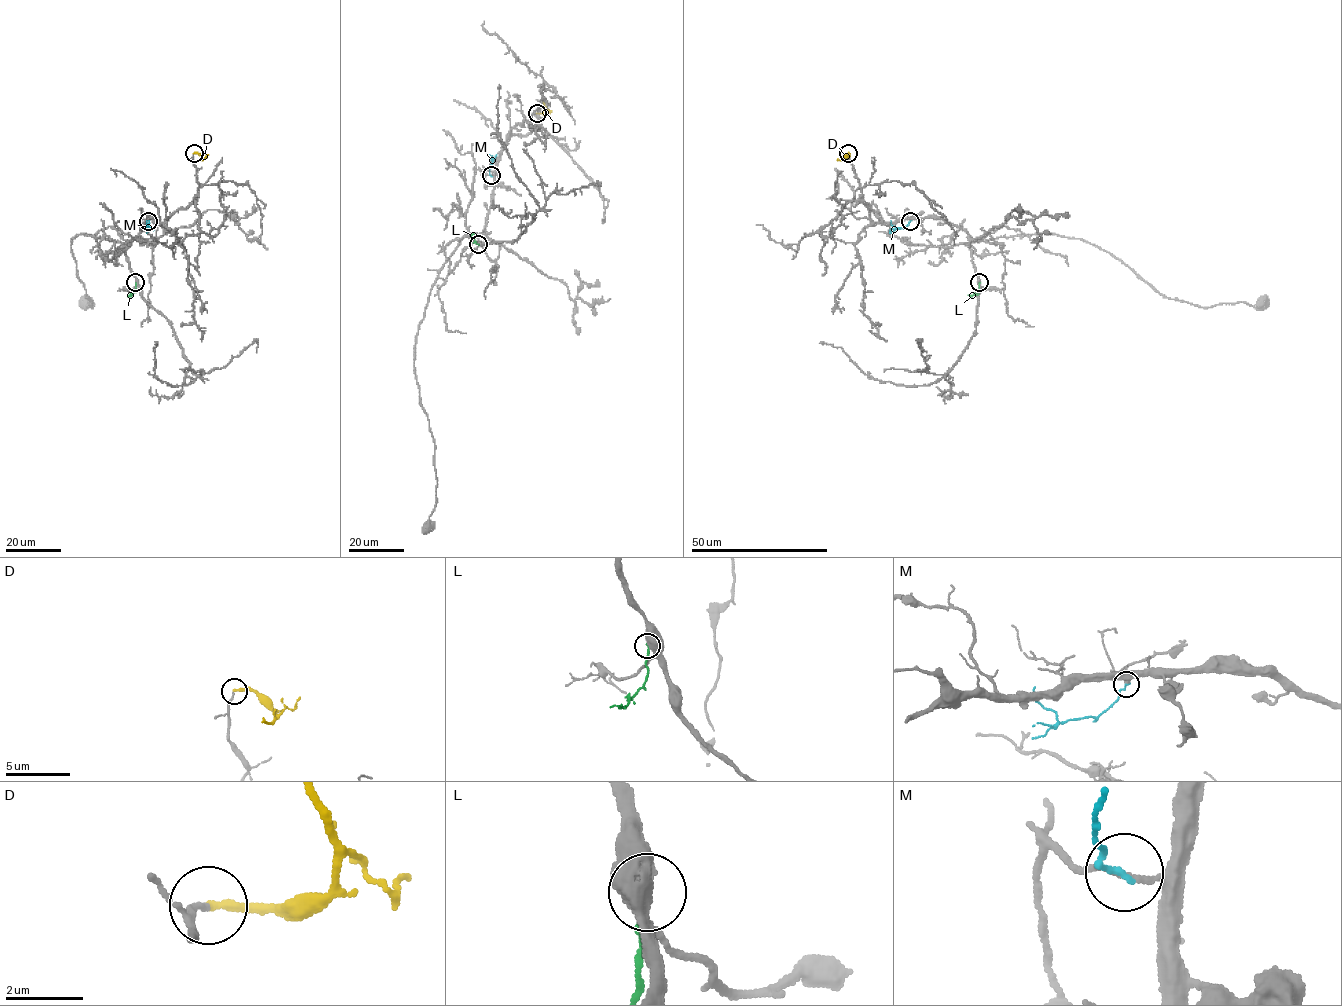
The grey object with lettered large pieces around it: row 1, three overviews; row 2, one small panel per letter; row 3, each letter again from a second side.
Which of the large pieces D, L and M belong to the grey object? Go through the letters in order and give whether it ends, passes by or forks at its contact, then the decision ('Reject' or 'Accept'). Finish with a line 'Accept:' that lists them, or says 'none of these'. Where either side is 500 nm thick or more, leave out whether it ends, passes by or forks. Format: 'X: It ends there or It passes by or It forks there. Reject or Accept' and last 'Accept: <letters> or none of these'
D: It ends there. Reject
L: It ends there. Reject
M: It ends there. Reject
Accept: none of these

